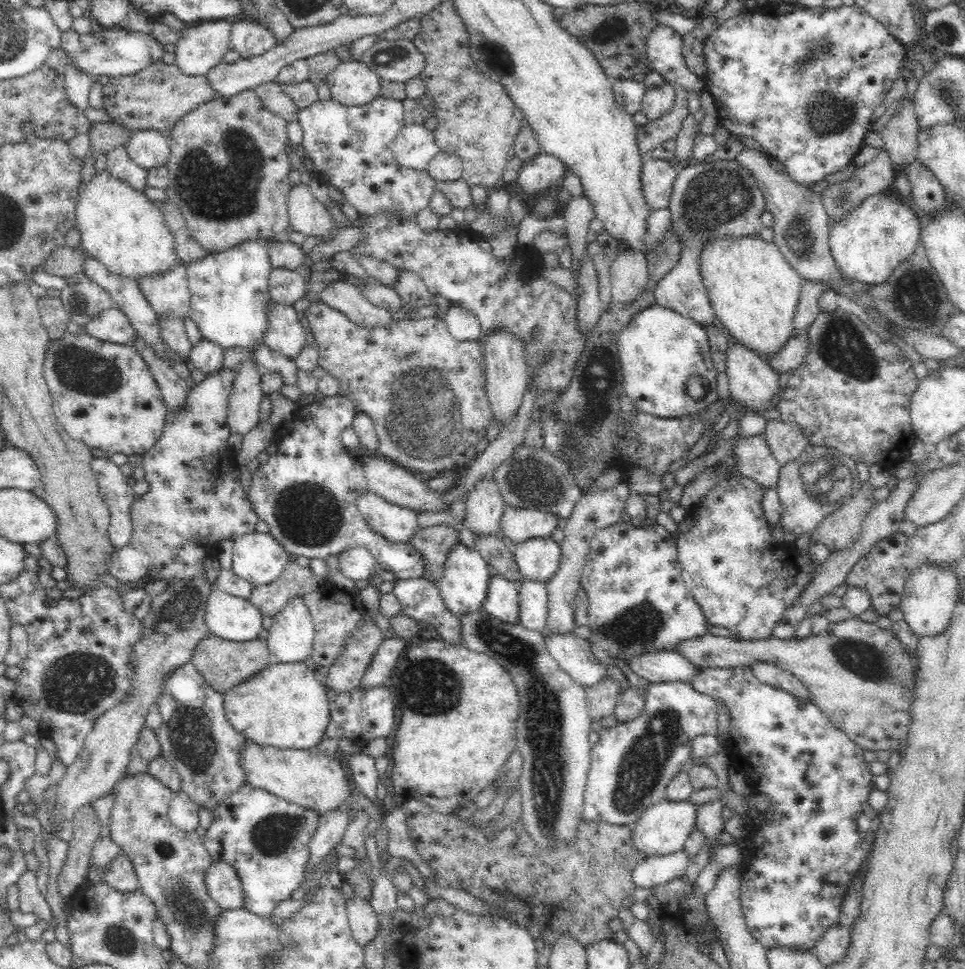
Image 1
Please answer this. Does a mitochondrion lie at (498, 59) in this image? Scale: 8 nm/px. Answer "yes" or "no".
yes

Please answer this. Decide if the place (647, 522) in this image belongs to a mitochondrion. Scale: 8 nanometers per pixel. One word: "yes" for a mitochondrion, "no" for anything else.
no

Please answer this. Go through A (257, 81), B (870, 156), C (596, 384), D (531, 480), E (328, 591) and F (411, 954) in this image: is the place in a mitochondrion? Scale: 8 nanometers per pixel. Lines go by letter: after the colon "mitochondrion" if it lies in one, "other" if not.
A: other
B: other
C: mitochondrion
D: mitochondrion
E: other
F: other

